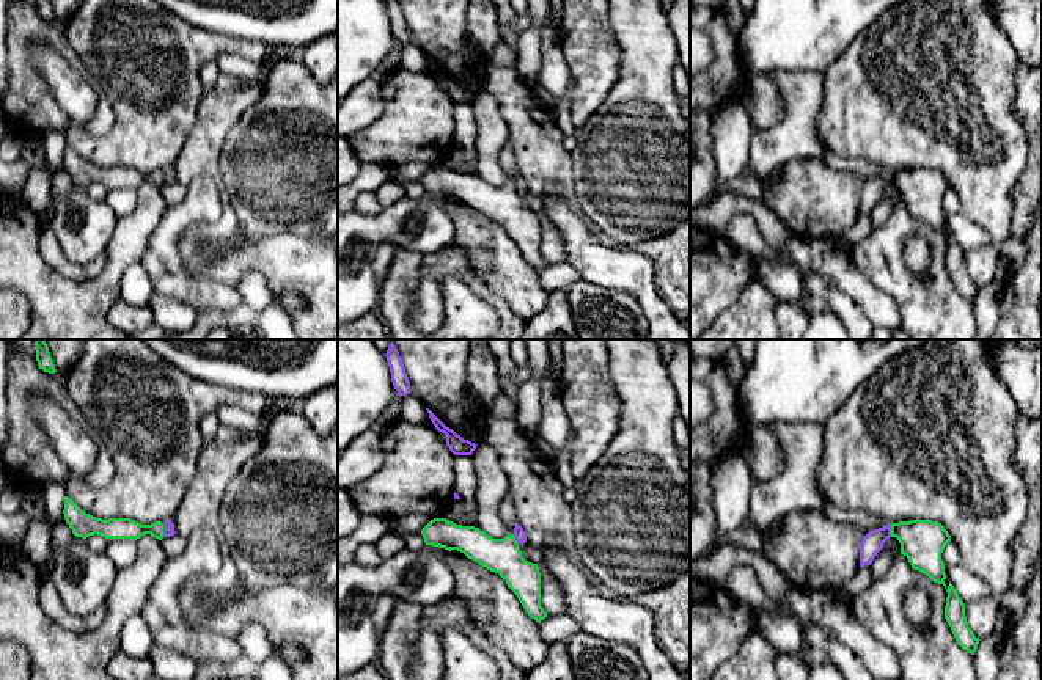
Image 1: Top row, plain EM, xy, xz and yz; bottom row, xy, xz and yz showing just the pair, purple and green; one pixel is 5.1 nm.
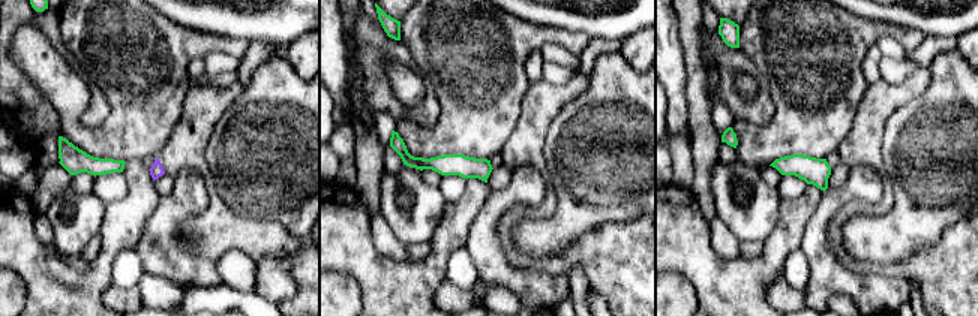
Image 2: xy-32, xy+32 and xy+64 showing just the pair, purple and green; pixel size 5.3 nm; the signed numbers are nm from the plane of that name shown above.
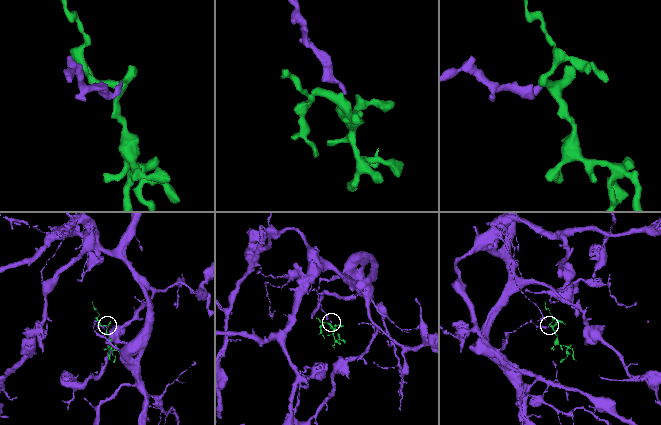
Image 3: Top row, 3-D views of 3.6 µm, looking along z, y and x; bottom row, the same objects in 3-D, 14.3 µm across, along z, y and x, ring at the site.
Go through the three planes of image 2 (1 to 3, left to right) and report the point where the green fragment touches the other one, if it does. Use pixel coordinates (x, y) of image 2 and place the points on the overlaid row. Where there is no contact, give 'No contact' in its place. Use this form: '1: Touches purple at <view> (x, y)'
1: No contact
2: No contact
3: No contact

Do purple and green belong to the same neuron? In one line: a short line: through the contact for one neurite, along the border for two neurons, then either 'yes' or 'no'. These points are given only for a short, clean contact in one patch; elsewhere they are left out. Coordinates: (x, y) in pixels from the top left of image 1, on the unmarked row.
line xy (162, 171), (164, 184); no

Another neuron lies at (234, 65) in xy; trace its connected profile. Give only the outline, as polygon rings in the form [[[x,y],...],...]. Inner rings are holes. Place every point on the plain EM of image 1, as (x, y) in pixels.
[[[222,53],[217,58],[217,66],[220,74],[240,77],[248,82],[256,82],[261,72],[261,64],[236,53]]]

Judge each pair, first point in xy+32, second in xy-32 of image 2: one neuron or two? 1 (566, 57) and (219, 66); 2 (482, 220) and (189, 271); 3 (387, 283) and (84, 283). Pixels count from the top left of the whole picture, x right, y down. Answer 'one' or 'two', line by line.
1: one
2: one
3: one

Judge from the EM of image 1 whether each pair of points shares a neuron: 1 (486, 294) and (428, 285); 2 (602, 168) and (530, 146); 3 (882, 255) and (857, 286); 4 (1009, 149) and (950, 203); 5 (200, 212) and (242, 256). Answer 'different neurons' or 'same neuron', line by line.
1: same neuron
2: different neurons
3: different neurons
4: different neurons
5: different neurons

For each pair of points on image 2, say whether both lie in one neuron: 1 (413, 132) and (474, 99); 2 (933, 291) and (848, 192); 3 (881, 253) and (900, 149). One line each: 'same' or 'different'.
1: same
2: different
3: same

